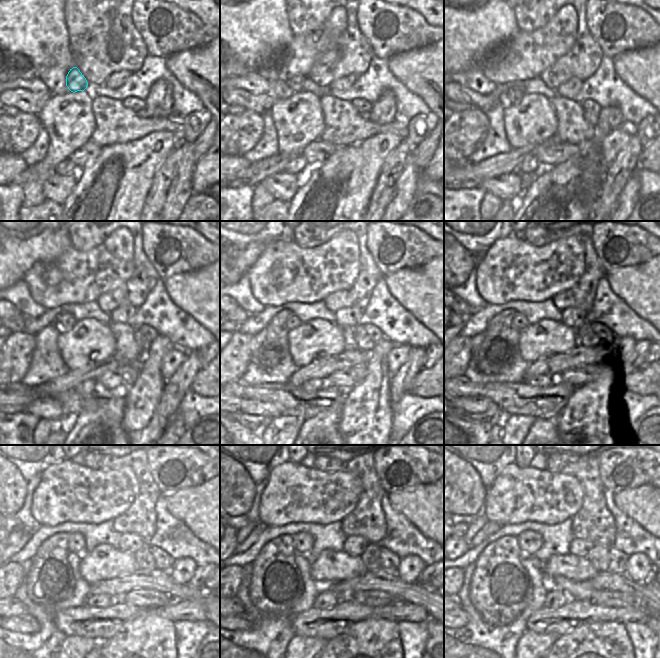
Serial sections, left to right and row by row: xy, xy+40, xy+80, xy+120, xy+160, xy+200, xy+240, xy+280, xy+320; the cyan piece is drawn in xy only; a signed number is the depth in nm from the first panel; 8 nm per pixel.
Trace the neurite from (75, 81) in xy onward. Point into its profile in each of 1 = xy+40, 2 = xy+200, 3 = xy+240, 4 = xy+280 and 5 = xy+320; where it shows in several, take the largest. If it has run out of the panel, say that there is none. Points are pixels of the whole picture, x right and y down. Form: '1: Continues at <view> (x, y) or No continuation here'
1: Continues at xy+40 (295, 83)
2: Continues at xy+200 (500, 346)
3: Continues at xy+240 (51, 579)
4: Continues at xy+280 (277, 589)
5: Continues at xy+320 (501, 590)

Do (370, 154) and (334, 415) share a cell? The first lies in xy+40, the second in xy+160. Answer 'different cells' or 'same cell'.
same cell

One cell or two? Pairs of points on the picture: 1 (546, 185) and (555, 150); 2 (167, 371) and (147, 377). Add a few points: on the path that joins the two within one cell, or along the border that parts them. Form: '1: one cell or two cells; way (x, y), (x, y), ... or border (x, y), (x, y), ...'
1: two cells; border (575, 156), (553, 166)
2: two cells; border (169, 351), (162, 360), (160, 370), (165, 381)

